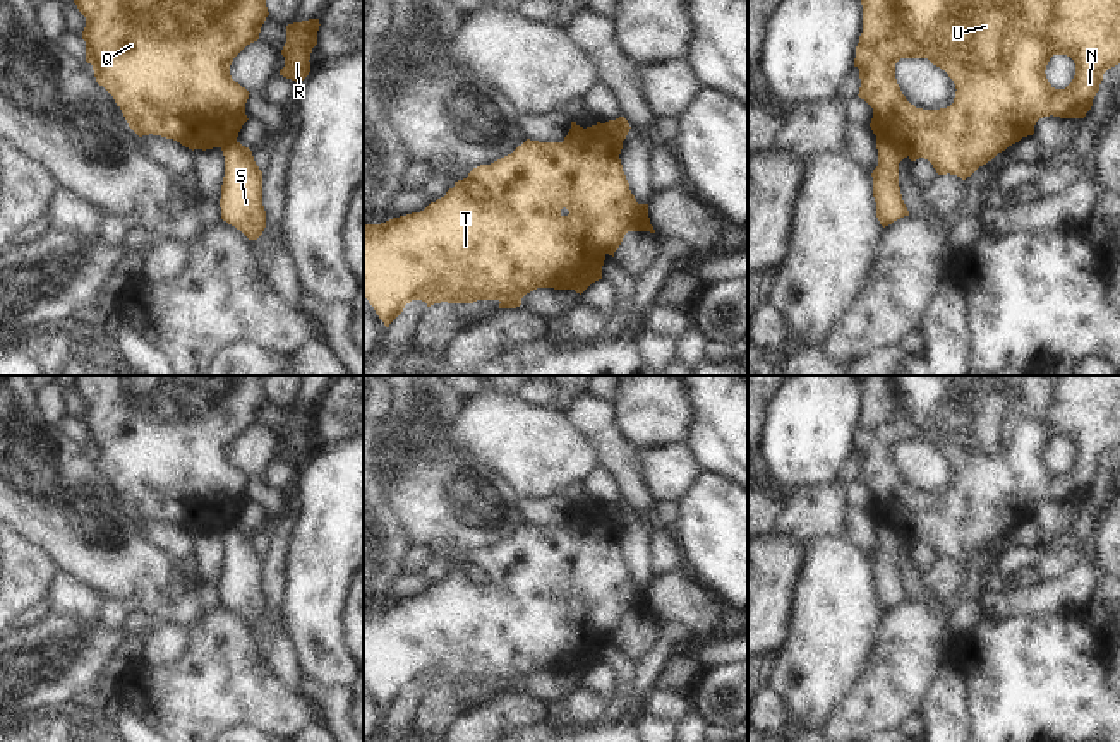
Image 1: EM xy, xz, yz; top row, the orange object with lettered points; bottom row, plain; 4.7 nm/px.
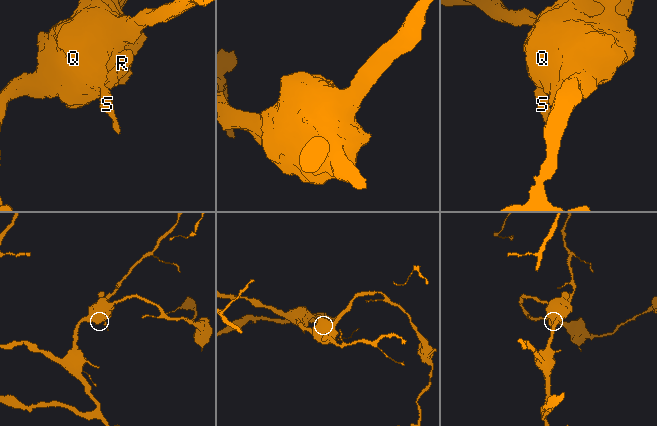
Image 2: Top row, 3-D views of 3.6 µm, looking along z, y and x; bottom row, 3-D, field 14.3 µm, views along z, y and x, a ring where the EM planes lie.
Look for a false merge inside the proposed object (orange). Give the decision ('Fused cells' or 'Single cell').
Fused cells

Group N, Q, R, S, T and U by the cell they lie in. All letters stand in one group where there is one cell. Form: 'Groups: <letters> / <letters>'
Groups: N Q R T U / S

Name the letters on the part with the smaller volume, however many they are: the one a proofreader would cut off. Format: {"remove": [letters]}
{"remove": ["S"]}

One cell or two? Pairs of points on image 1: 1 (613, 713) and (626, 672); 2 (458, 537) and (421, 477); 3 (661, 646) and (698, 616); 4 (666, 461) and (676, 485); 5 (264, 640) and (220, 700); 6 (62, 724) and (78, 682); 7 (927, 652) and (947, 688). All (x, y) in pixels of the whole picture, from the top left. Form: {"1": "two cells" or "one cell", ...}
{"1": "two cells", "2": "one cell", "3": "two cells", "4": "one cell", "5": "two cells", "6": "two cells", "7": "two cells"}

